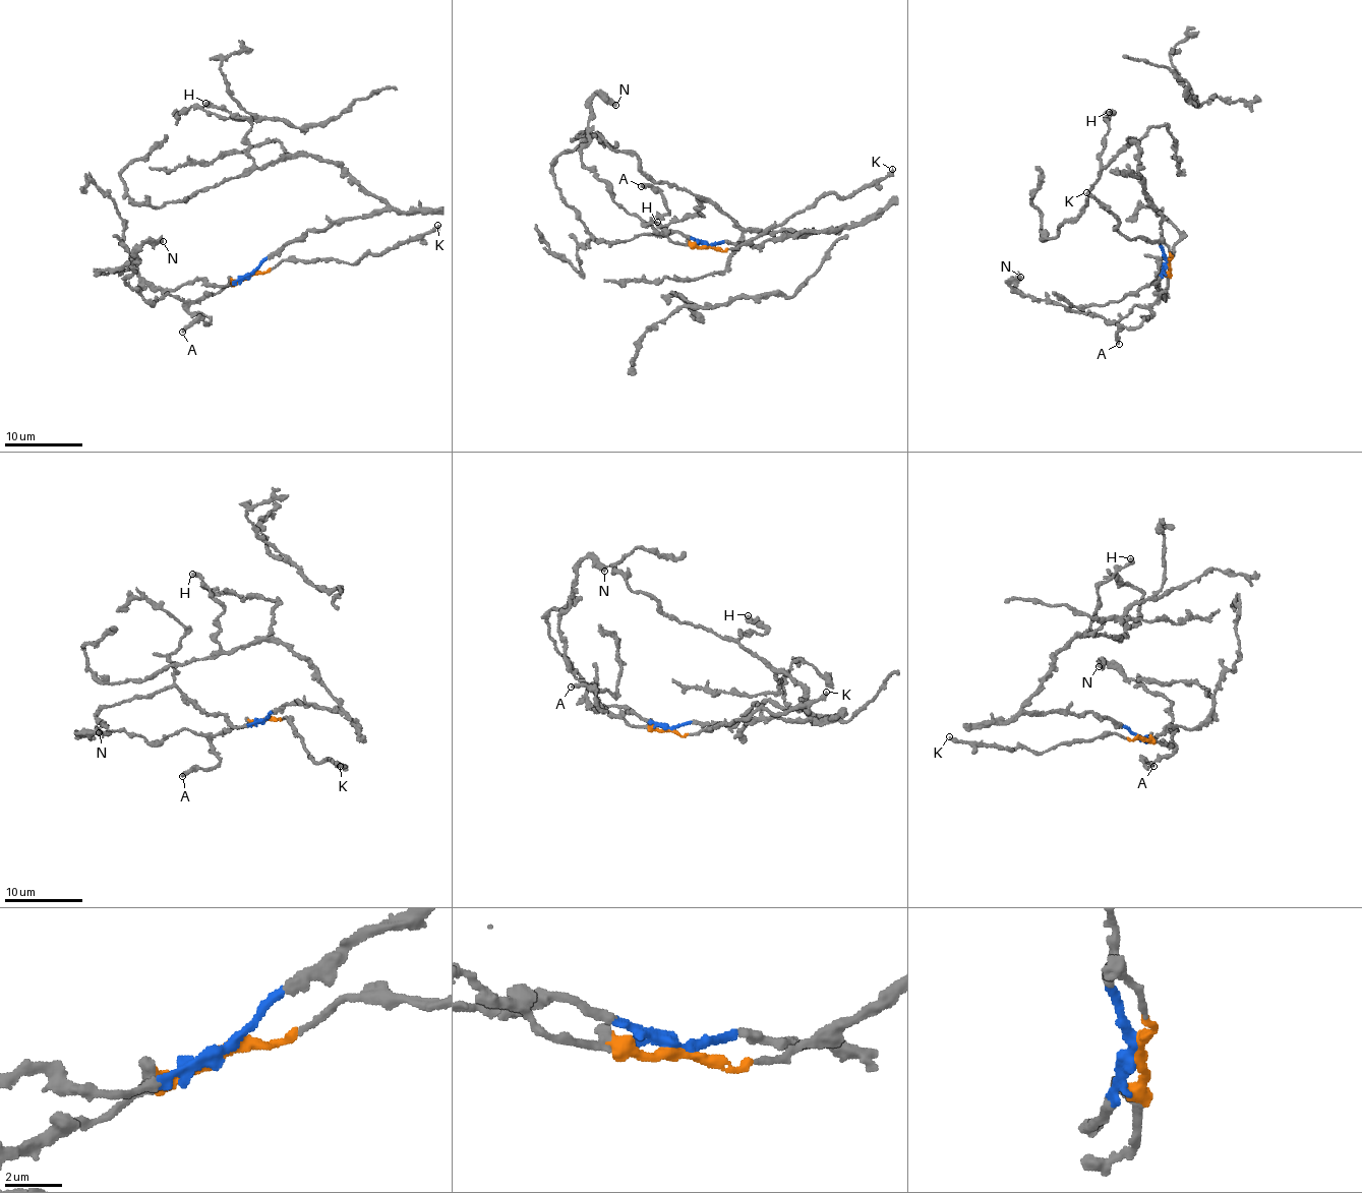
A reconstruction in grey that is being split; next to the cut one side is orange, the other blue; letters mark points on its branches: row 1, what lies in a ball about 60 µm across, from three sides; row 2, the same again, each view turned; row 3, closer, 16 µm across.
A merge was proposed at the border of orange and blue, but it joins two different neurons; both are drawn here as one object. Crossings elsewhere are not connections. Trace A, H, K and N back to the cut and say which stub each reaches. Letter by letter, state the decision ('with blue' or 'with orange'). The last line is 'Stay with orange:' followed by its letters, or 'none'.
A: with orange
H: with blue
K: with orange
N: with orange
Stay with orange: A, K, N

